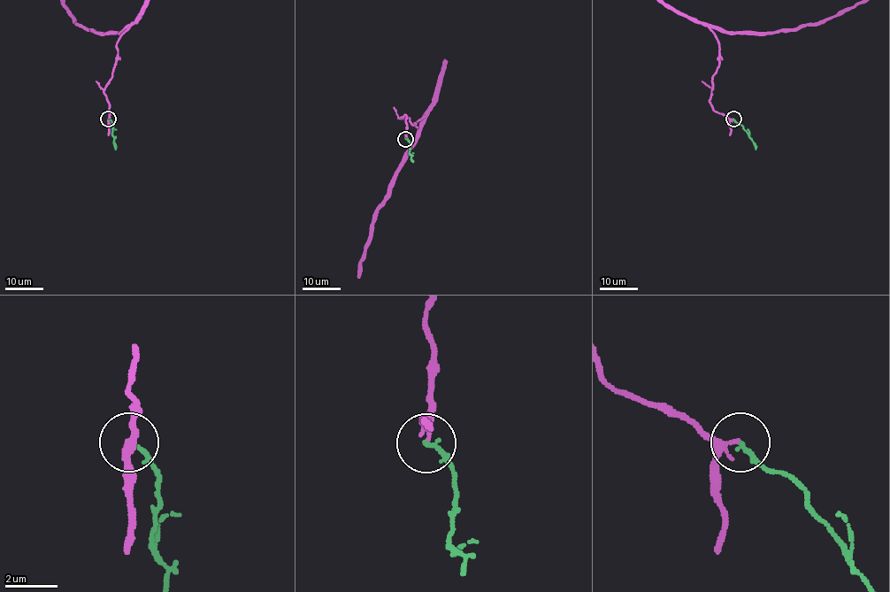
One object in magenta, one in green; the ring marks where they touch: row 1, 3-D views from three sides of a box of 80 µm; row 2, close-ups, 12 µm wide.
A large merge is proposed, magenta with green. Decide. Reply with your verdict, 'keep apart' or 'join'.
join

